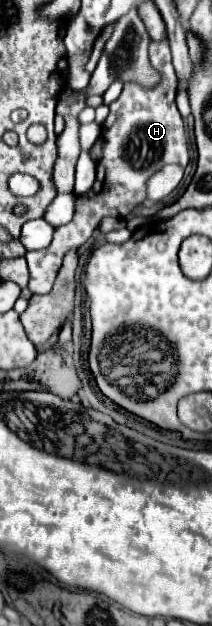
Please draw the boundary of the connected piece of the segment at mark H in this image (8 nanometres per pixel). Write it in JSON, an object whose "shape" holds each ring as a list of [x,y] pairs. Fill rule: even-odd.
{"shape":[[[168,40],[150,42],[150,64],[154,70],[160,72],[160,82],[152,88],[144,88],[136,82],[126,82],[122,94],[116,98],[116,102],[110,104],[110,114],[102,124],[102,158],[96,164],[96,182],[92,192],[76,196],[74,218],[66,226],[56,228],[54,240],[48,248],[26,252],[30,270],[28,288],[32,294],[46,294],[52,290],[64,254],[70,248],[78,248],[80,244],[84,244],[98,228],[102,218],[128,218],[132,210],[146,200],[146,182],[154,172],[158,172],[166,164],[188,164],[184,124],[174,102],[178,78],[172,66]]]}

